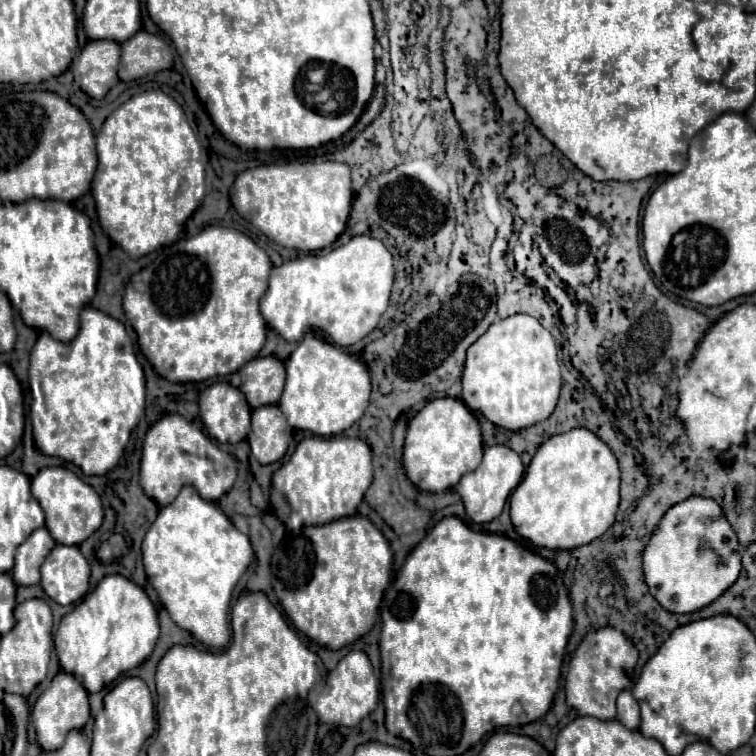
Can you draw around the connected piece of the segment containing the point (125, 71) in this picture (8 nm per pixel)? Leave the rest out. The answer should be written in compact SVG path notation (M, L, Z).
M139 30L129 42L121 44L121 80L135 80L173 66L173 46L145 30Z

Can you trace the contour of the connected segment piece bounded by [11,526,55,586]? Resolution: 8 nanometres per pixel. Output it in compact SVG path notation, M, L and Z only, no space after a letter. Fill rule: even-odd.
M45 526L37 528L33 534L27 536L27 540L15 552L15 566L11 572L17 586L31 586L39 582L39 566L53 546L55 540Z

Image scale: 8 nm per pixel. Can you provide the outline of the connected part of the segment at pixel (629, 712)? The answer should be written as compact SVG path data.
M623 690L617 696L617 720L623 726L629 726L631 730L637 730L639 728L639 704L631 696L629 690Z

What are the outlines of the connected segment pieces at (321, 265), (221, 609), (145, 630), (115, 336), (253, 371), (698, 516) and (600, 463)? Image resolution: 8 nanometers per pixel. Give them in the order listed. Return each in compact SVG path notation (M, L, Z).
M355 236L327 254L309 254L275 266L259 306L267 324L289 342L301 340L309 330L323 330L333 344L351 346L377 326L389 306L393 280L393 256L385 244L371 236Z
M183 486L179 496L169 506L159 510L157 520L151 524L143 540L143 566L147 578L157 590L169 616L175 620L177 626L189 630L199 642L213 648L225 648L229 644L231 634L229 634L227 612L229 612L231 592L241 574L251 564L251 560L253 560L253 548L249 538L231 524L231 520L215 502L203 500L191 486Z
M121 574L105 576L73 612L63 616L55 634L61 668L73 674L87 692L99 692L121 672L143 664L159 638L159 618L141 586Z
M85 306L81 310L81 330L71 342L59 342L49 332L41 332L29 364L31 404L29 417L37 448L47 456L59 456L79 466L87 476L109 472L121 458L131 430L145 408L145 374L133 352L133 342L125 326L109 314Z
M255 358L247 362L239 374L243 380L239 390L245 394L251 408L279 402L281 390L285 386L285 366L279 358Z
M705 496L673 504L643 552L643 570L649 592L669 612L695 612L719 598L741 572L739 542L721 506Z
M569 430L539 446L523 482L511 494L511 522L519 536L537 546L571 550L603 536L619 506L619 464L591 430Z

